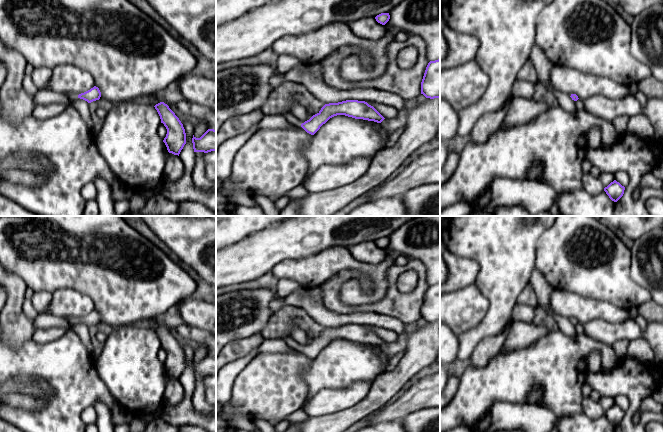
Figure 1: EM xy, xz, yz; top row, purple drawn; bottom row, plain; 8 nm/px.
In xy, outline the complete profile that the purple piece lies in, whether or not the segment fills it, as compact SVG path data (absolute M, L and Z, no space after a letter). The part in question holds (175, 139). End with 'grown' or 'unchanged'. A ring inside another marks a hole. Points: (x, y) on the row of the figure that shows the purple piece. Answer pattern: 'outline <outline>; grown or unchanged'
outline M160 102L154 107L160 116L161 123L163 123L167 129L167 134L163 142L168 152L179 156L186 144L186 133L183 124L164 102Z; unchanged

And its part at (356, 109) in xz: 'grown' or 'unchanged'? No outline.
grown

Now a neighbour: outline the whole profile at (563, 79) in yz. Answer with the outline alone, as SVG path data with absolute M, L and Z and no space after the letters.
M554 65L550 72L550 85L565 94L576 94L580 100L593 96L621 99L630 96L629 86L606 77L597 77L561 65Z

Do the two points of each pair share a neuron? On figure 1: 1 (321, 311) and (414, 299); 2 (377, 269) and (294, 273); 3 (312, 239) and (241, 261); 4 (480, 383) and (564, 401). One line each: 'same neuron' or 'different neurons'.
1: different neurons
2: same neuron
3: same neuron
4: same neuron

